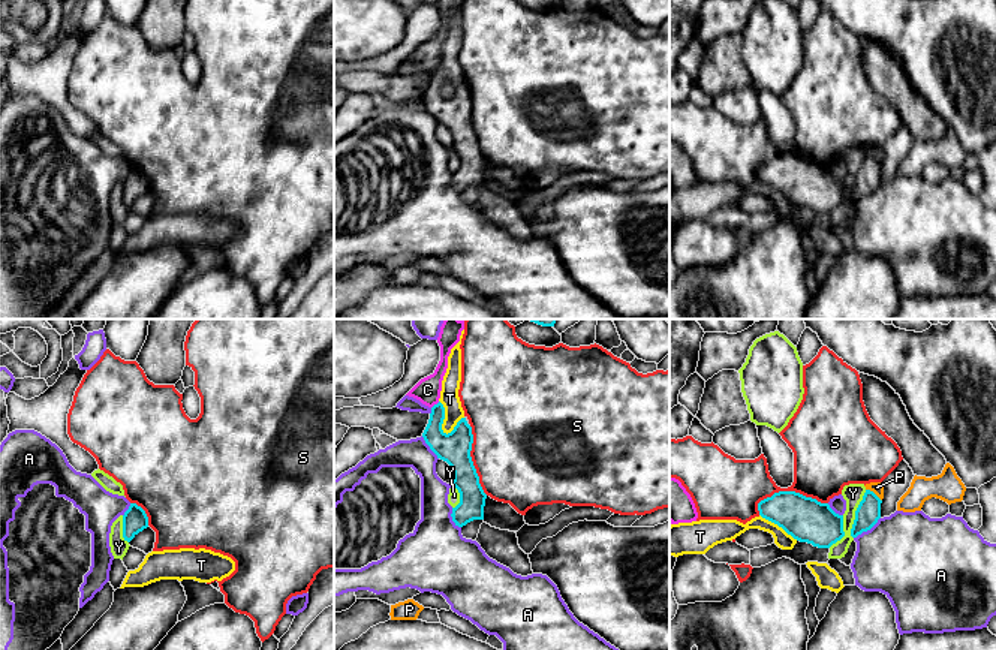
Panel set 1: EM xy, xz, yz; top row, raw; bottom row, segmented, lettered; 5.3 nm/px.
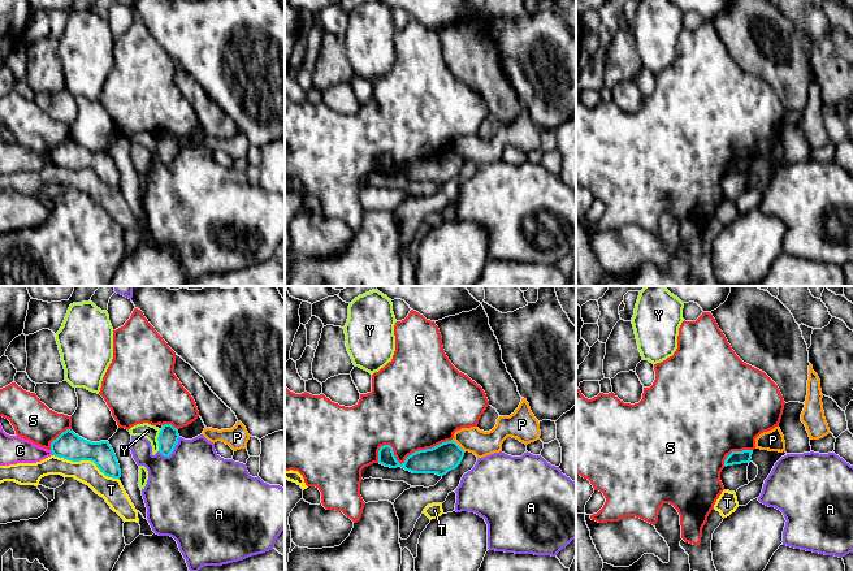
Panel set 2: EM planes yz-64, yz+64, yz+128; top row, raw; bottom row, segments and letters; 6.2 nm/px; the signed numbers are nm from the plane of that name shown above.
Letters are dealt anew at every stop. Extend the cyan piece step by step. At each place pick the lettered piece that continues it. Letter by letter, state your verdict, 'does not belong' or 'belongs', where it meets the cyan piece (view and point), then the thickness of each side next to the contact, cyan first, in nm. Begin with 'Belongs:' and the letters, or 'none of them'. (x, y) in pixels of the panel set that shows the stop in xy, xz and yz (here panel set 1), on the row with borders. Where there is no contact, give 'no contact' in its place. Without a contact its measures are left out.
Belongs: none of them
A: does not belong; contact yz (867, 529); calibres 130 and 460 nm
C: does not belong; contact xz (435, 405); calibres 160 and 140 nm
P: does not belong; contact yz (873, 493); calibres 130 and 60 nm
S: does not belong; contact yz (790, 491); calibres 240 and 340 nm
T: does not belong; contact xz (444, 418); calibres 170 and 100 nm
Y: does not belong; contact yz (855, 514); calibres 130 and 110 nm

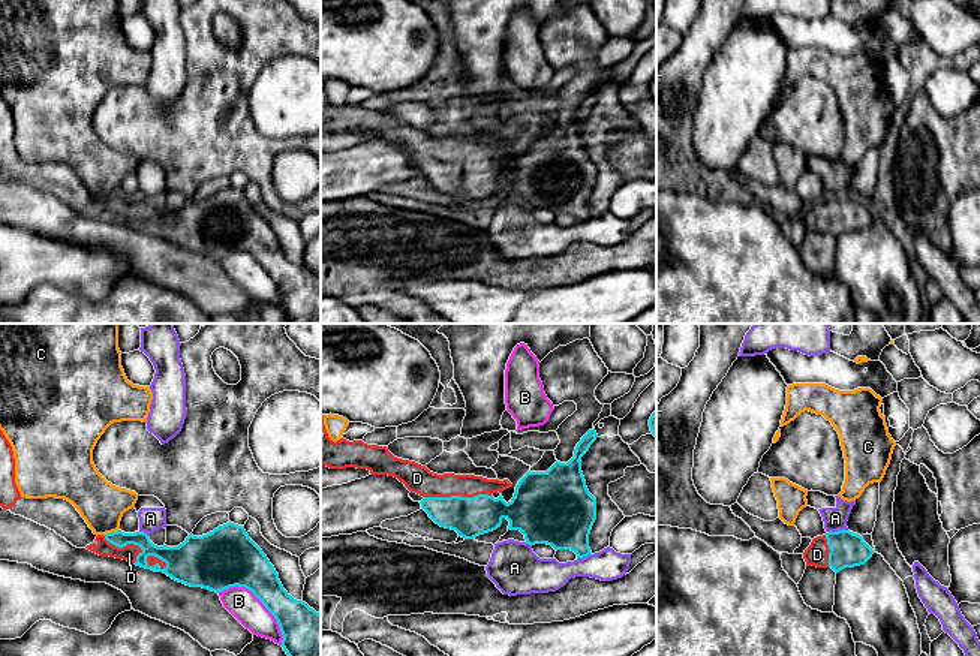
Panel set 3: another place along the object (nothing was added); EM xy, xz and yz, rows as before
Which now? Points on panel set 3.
Belongs: D
A: does not belong; contact yz (838, 530); calibres 190 and 130 nm
B: does not belong; contact xy (261, 601); calibres 260 and 160 nm
C: does not belong; contact xy (113, 532); calibres 90 and 240 nm
D: belongs; contact xz (457, 496); calibres 220 and 150 nm

